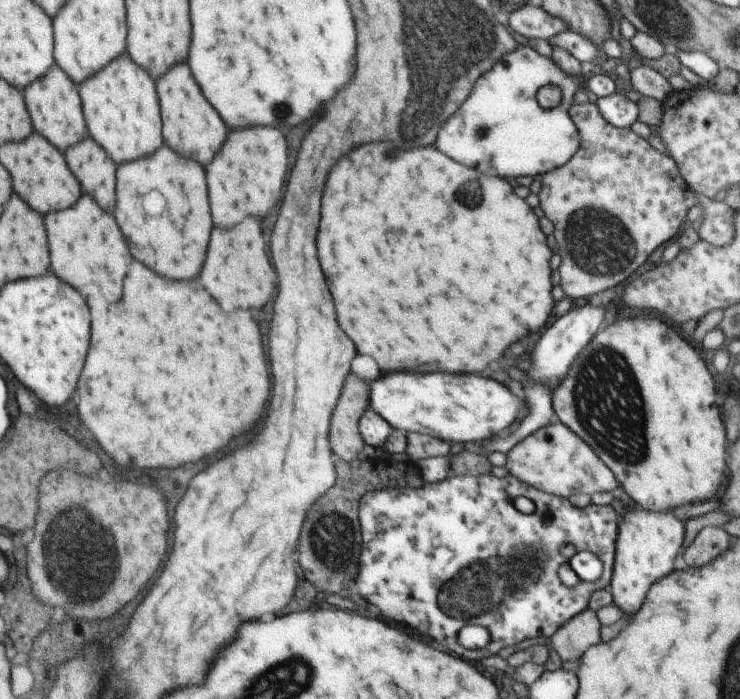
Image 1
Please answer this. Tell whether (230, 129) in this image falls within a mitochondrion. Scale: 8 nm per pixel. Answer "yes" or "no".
no

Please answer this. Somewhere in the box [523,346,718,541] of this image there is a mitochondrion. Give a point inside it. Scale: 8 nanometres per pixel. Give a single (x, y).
(549, 519)

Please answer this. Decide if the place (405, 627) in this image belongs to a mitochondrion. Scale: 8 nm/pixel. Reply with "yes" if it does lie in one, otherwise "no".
no

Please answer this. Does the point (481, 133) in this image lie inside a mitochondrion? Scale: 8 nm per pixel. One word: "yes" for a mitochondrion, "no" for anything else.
yes

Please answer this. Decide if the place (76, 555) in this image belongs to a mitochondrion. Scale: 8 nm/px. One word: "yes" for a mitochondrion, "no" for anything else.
yes

